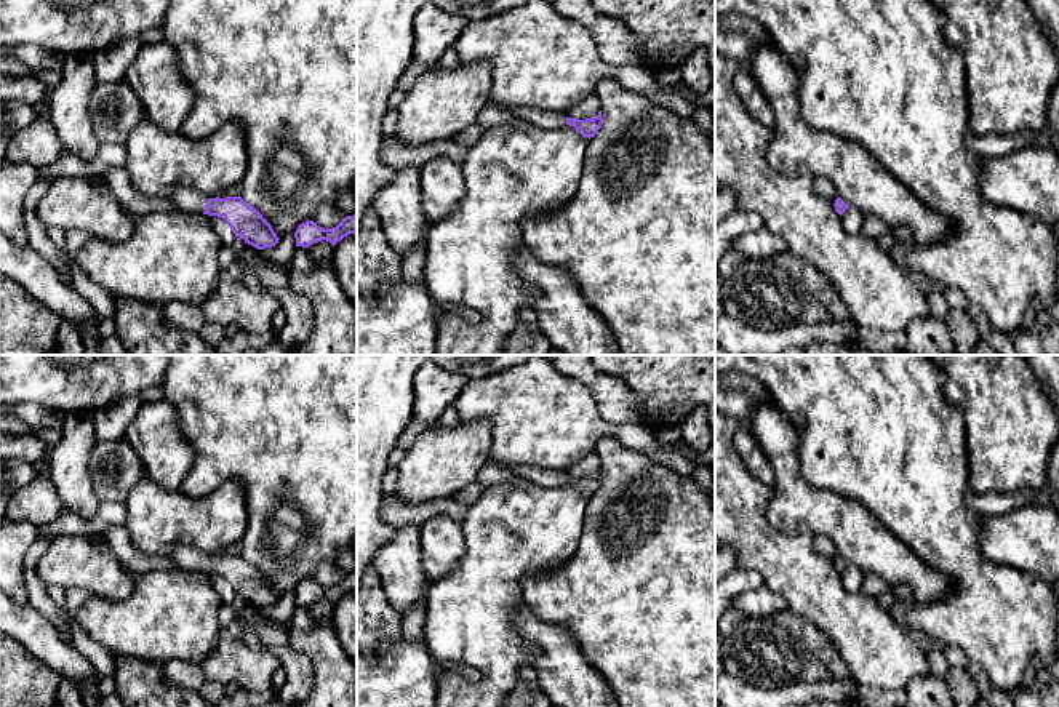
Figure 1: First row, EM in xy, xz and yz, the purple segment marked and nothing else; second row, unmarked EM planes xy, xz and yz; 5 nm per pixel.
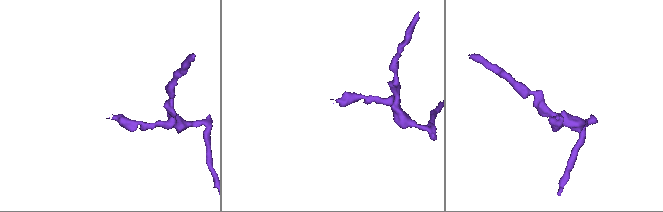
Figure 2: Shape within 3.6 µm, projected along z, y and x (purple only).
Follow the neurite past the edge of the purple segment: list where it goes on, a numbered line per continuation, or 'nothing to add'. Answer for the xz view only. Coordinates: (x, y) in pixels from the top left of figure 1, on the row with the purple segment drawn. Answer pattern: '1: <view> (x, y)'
1: xz (543, 119)

